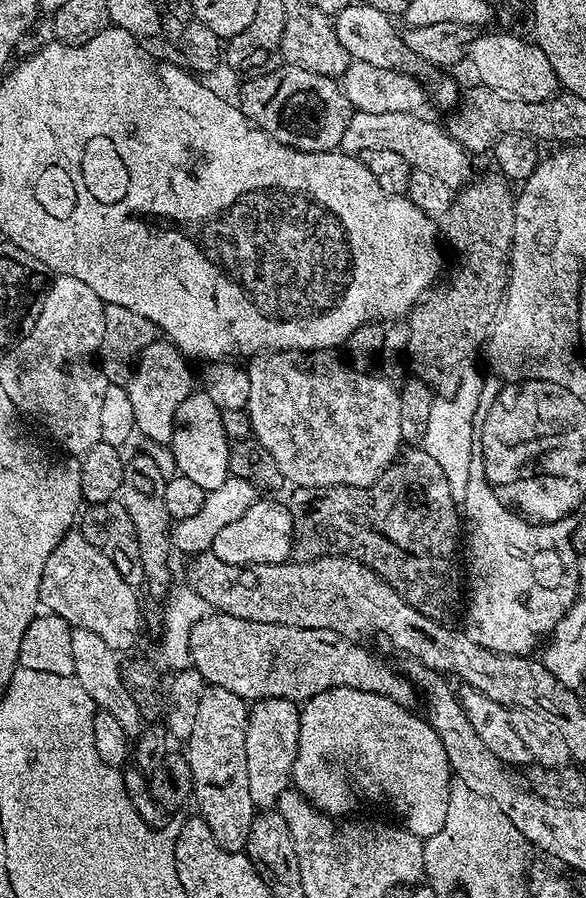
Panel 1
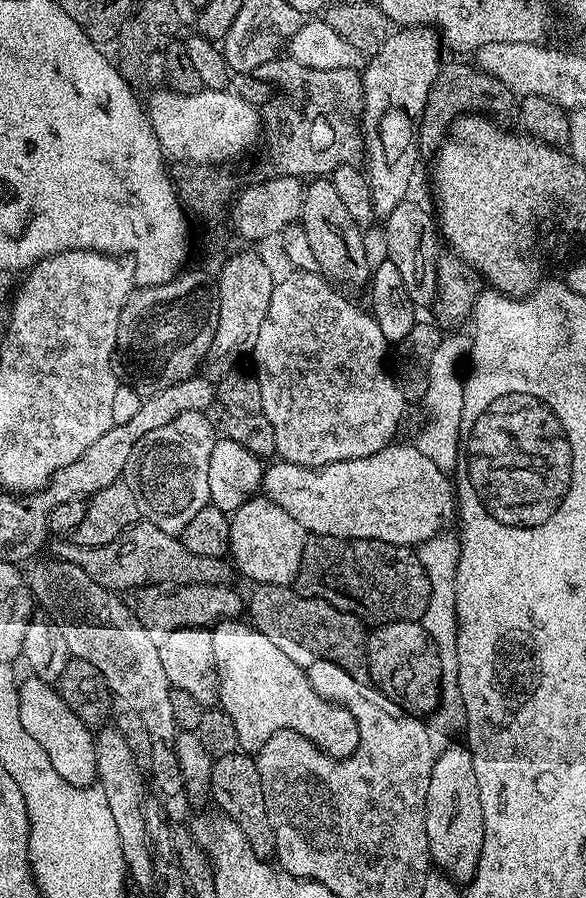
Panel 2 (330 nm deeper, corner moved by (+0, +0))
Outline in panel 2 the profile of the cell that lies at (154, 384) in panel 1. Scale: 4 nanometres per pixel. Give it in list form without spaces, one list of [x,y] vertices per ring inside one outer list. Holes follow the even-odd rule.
[[[204,412],[178,414],[174,422],[138,442],[126,483],[138,498],[141,517],[158,526],[158,530],[183,533],[190,518],[210,503],[210,454],[217,437],[212,436],[212,424],[206,417]]]

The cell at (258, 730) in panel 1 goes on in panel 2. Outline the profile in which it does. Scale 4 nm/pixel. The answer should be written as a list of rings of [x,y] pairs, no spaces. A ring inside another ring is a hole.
[[[225,618],[211,629],[214,638],[214,662],[220,683],[218,706],[234,722],[238,749],[255,754],[274,734],[282,730],[297,732],[327,756],[343,760],[358,748],[358,722],[341,704],[322,698],[310,686],[307,671],[295,664],[266,634],[240,618]]]

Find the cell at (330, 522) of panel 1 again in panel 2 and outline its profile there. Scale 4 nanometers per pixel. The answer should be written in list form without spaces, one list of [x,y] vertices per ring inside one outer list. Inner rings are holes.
[[[309,535],[304,541],[302,562],[294,581],[294,587],[301,596],[315,596],[325,600],[330,606],[359,616],[361,621],[379,626],[406,622],[423,621],[426,614],[426,602],[430,602],[430,578],[422,566],[419,555],[411,547],[403,544],[387,544],[381,540],[347,540],[337,536]]]

